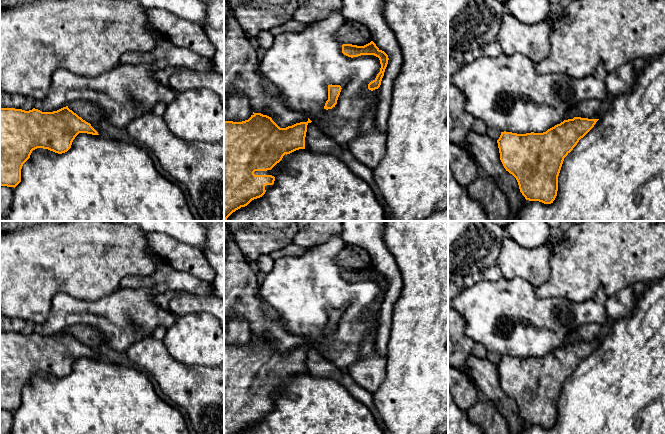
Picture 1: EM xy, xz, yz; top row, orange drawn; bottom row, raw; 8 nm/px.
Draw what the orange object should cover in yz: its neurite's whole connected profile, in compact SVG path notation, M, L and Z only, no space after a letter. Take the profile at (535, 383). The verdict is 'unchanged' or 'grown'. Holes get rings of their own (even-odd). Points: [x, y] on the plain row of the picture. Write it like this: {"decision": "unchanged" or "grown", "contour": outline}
{"decision": "unchanged", "contour": "M574 341L564 344L560 348L543 357L517 358L501 356L497 364L500 384L519 409L520 416L529 425L539 425L551 428L558 415L558 400L564 382L573 374L579 364L583 362L599 343Z"}

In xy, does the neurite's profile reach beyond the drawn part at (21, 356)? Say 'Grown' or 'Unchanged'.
Unchanged

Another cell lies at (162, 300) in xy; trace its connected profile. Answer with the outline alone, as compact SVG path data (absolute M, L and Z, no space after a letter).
M172 291L161 293L155 296L154 301L160 308L168 309L170 300L182 293Z

